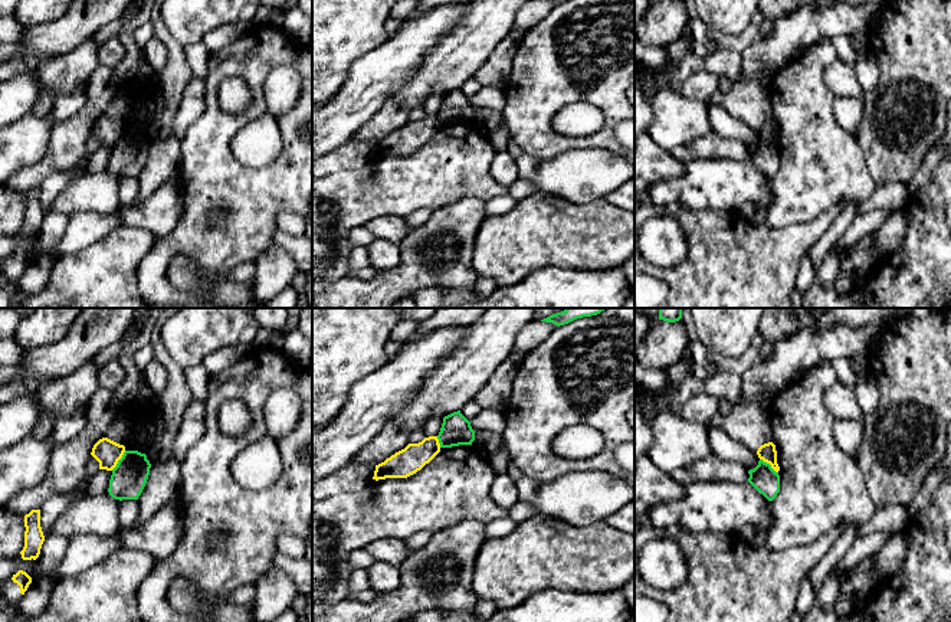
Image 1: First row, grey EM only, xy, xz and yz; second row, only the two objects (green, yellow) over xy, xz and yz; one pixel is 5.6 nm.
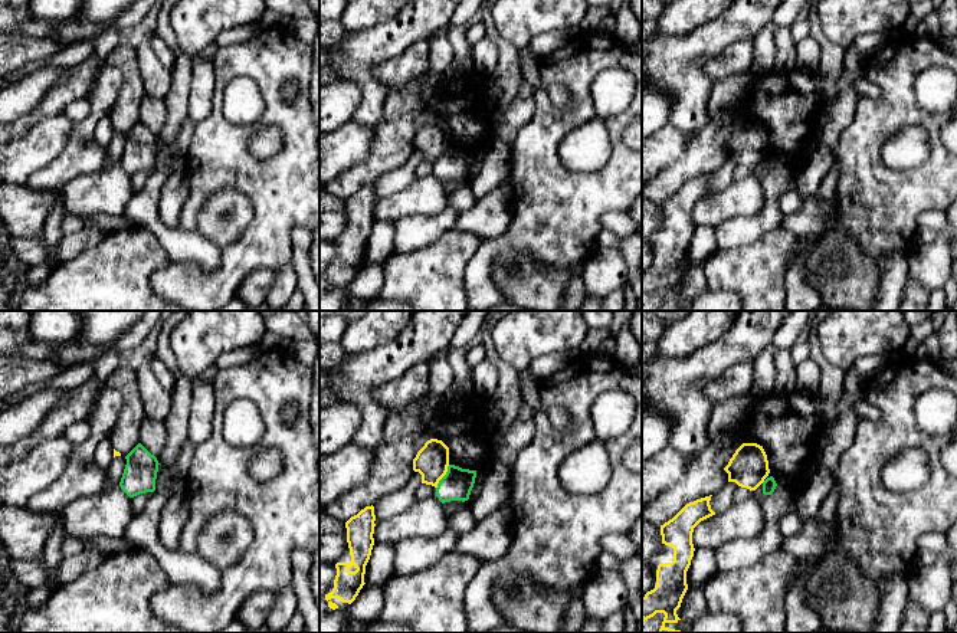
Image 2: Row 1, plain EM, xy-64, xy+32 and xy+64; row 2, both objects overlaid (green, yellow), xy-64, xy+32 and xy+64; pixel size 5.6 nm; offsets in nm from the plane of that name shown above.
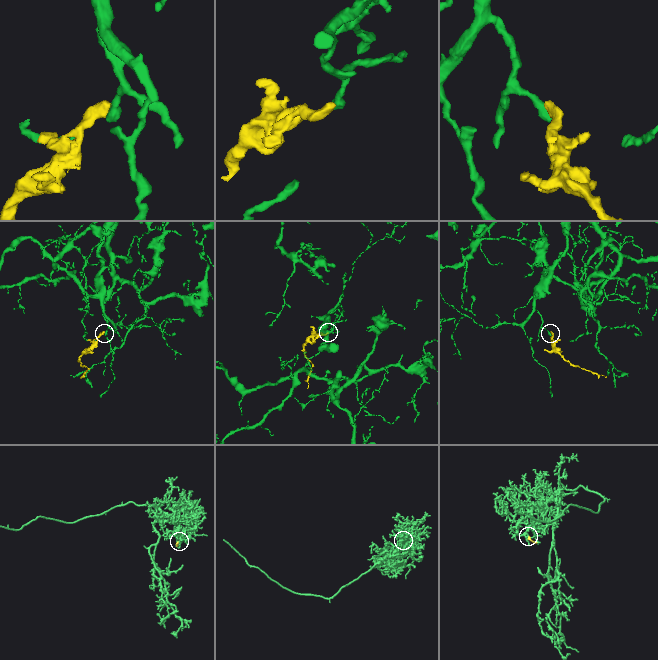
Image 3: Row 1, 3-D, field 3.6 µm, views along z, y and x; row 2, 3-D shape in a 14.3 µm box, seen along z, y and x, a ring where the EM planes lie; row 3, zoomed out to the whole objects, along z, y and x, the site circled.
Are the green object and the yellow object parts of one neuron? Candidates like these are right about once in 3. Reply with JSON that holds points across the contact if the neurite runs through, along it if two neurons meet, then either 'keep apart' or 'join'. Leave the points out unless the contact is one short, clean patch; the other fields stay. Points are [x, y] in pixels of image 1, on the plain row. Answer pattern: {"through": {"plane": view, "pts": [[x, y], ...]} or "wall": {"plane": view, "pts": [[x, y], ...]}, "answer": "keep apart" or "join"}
{"wall": {"plane": "xy", "pts": [[125, 128], [111, 147]]}, "answer": "keep apart"}

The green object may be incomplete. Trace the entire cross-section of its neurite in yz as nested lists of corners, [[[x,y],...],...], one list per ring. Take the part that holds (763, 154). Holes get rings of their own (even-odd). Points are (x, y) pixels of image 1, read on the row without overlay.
[[[760,137],[758,143],[754,147],[750,147],[748,151],[748,160],[768,179],[773,179],[777,174],[780,170],[780,153],[770,141]]]

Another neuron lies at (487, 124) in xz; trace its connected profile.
[[[486,109],[482,115],[475,117],[472,120],[472,124],[481,134],[483,134],[492,141],[493,134],[496,128],[502,124],[502,121],[504,121],[502,112],[496,109]]]

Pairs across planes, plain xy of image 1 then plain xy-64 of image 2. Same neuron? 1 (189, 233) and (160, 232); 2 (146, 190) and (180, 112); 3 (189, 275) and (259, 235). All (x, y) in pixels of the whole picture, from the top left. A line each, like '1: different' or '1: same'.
1: different
2: different
3: different

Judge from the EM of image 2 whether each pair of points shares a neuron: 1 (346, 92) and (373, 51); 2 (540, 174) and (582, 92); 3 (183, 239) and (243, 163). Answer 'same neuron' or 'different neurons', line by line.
1: different neurons
2: same neuron
3: different neurons

